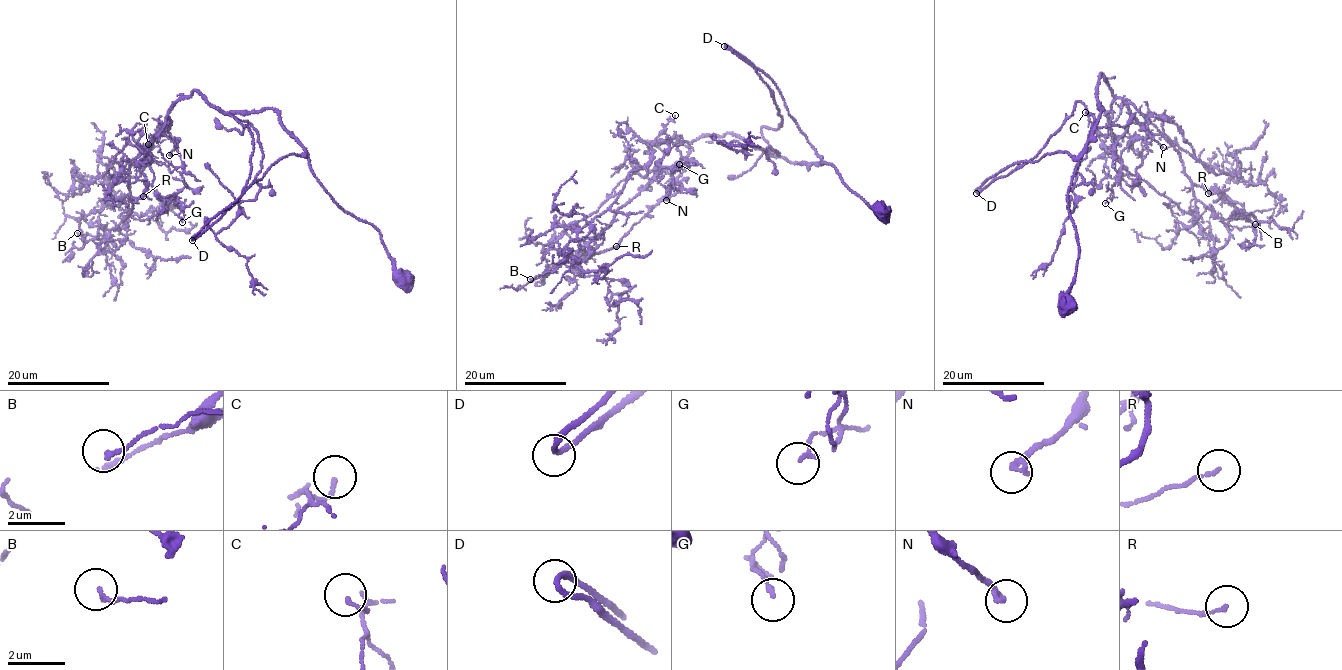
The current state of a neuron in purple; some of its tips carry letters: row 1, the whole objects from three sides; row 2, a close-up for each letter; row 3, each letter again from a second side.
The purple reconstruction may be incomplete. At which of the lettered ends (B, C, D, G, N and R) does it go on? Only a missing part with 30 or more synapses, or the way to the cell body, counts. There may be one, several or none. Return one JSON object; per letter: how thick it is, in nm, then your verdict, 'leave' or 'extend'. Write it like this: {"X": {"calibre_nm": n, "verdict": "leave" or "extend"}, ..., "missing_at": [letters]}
{"B": {"calibre_nm": 150, "verdict": "leave"}, "C": {"calibre_nm": 130, "verdict": "leave"}, "D": {"calibre_nm": 190, "verdict": "leave"}, "G": {"calibre_nm": 140, "verdict": "leave"}, "N": {"calibre_nm": 220, "verdict": "extend"}, "R": {"calibre_nm": 120, "verdict": "leave"}, "missing_at": ["N"]}

